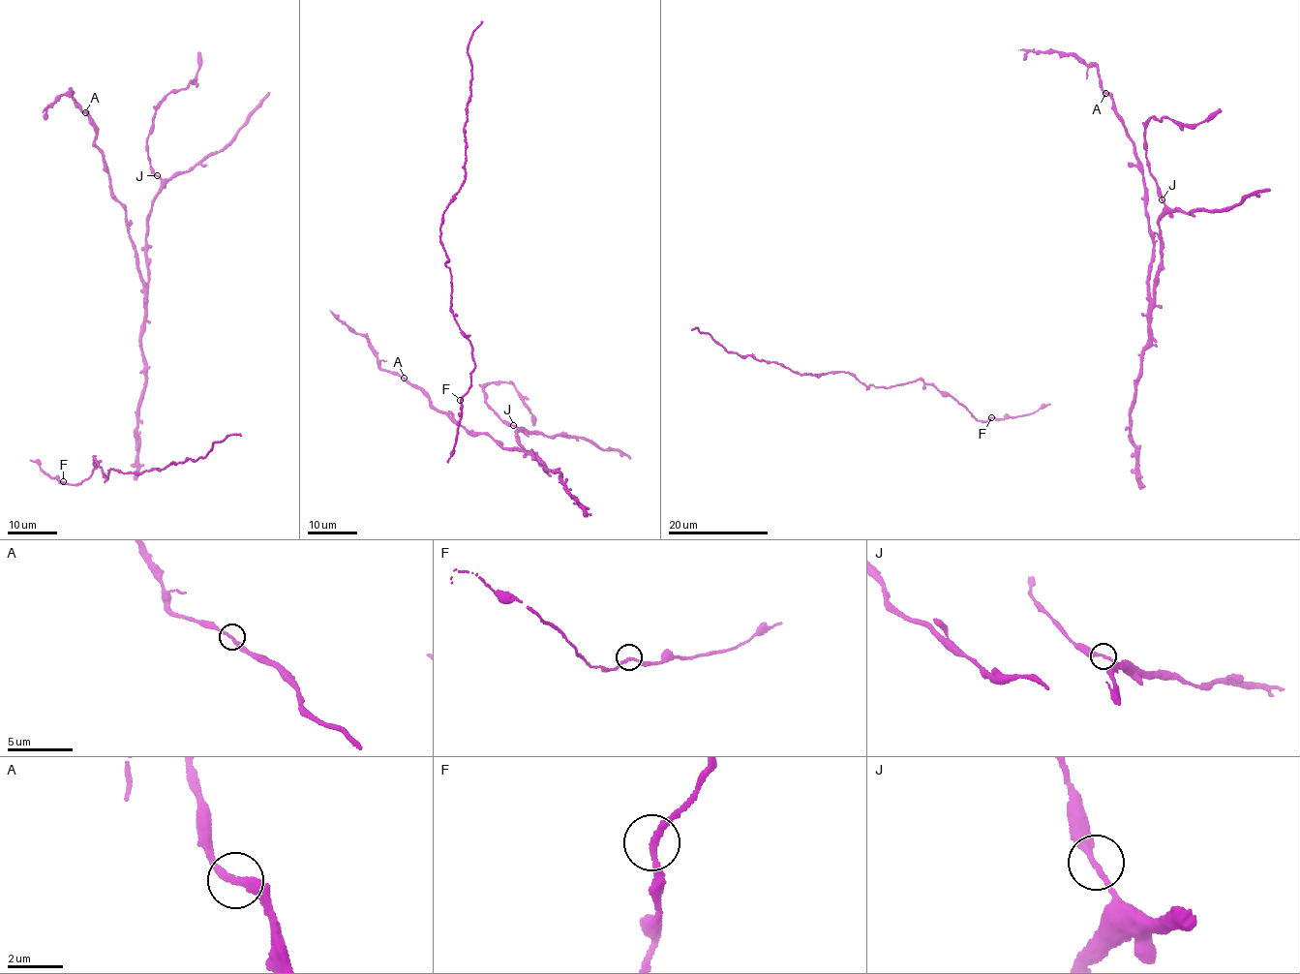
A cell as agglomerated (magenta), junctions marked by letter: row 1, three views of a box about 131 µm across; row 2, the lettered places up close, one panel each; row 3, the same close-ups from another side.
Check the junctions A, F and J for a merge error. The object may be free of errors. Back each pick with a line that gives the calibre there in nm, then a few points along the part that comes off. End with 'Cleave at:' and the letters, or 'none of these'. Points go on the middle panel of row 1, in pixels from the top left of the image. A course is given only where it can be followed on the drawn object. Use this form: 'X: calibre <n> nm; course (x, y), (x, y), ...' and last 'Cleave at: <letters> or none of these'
Cleave at: none of these

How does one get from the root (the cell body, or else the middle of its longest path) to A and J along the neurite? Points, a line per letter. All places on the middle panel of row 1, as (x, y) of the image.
A: (562, 488), (559, 473), (545, 468), (531, 453), (504, 448), (489, 435), (468, 430), (404, 378)
J: (562, 488), (557, 471), (545, 468), (532, 453), (521, 447), (515, 431), (520, 428), (513, 425)

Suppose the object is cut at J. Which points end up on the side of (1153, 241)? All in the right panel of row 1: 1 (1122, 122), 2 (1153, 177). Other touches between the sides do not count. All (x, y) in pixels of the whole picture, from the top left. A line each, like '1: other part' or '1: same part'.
1: same part
2: other part

